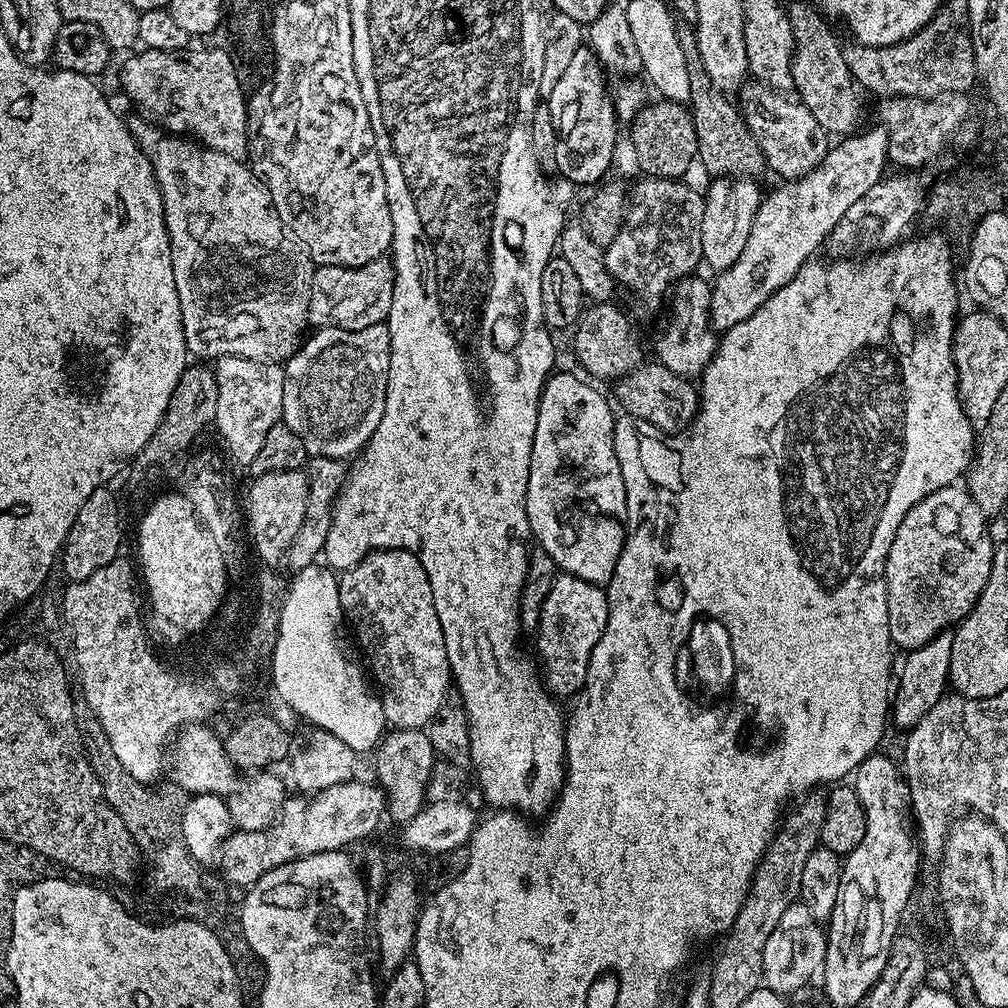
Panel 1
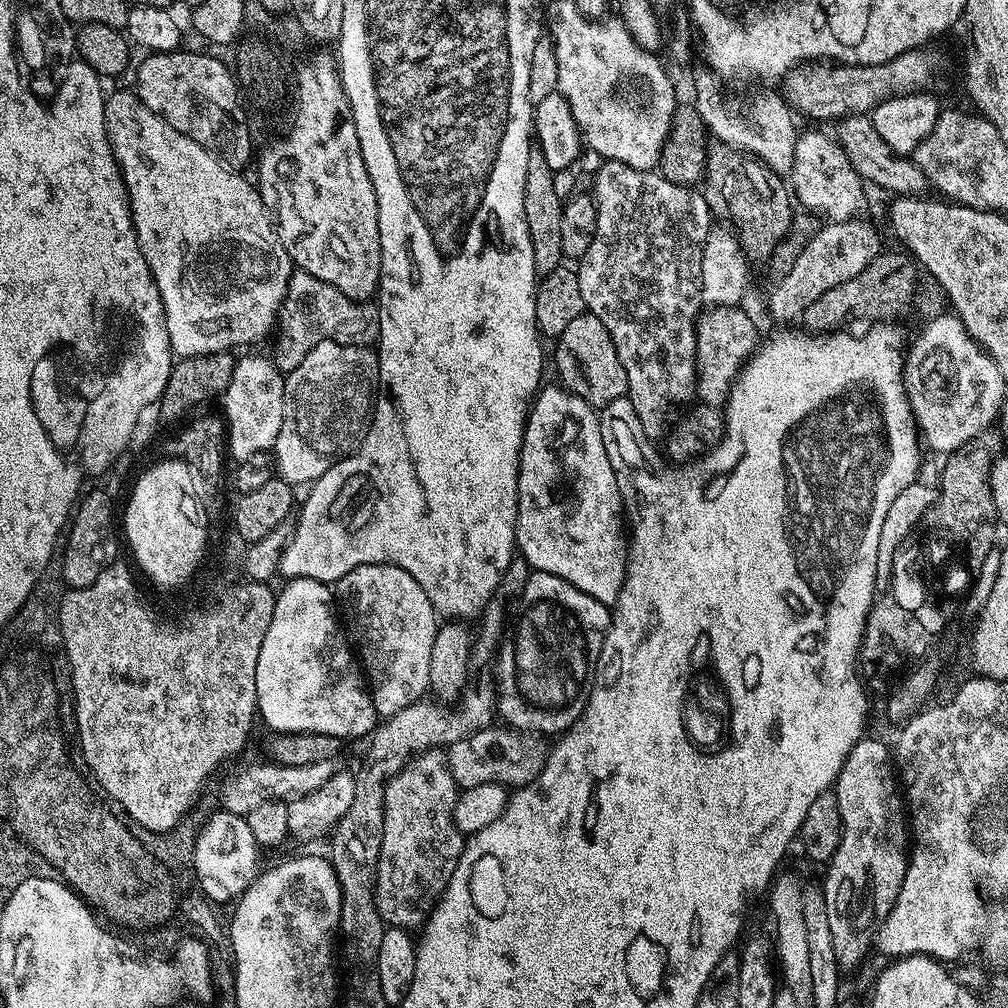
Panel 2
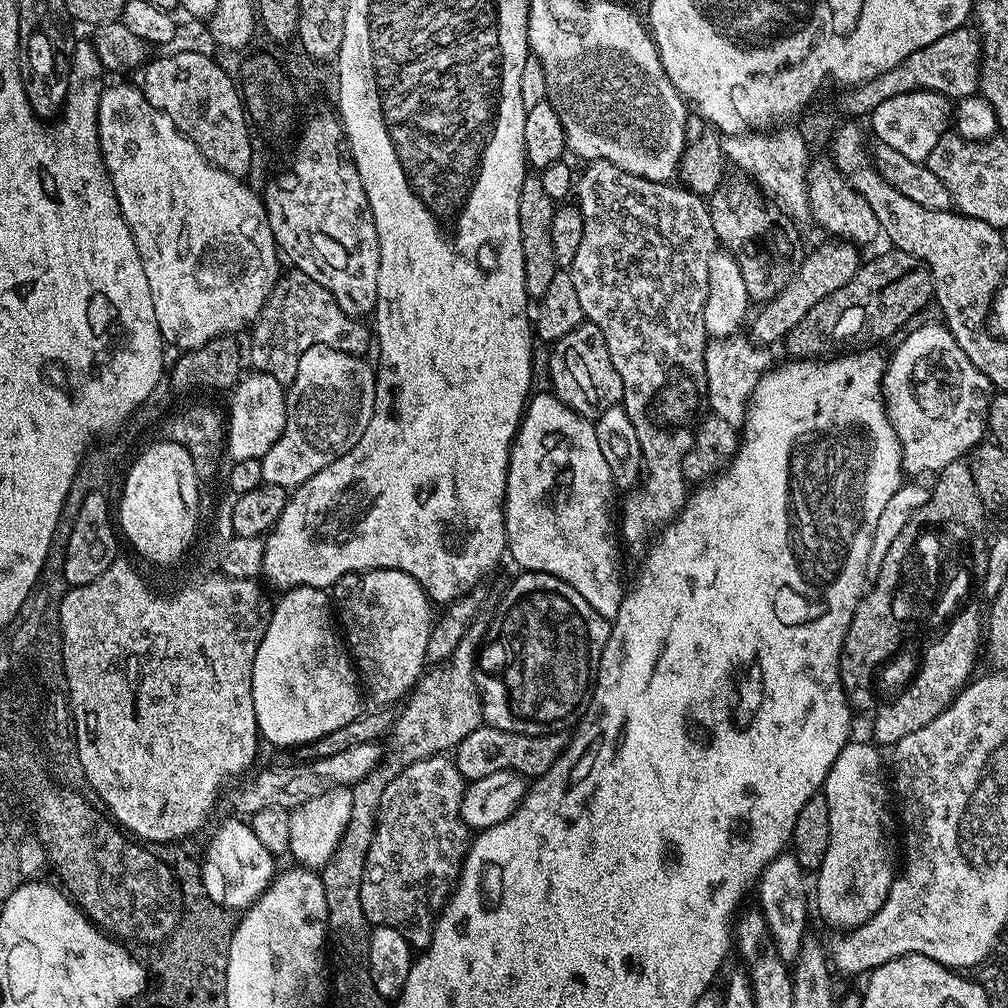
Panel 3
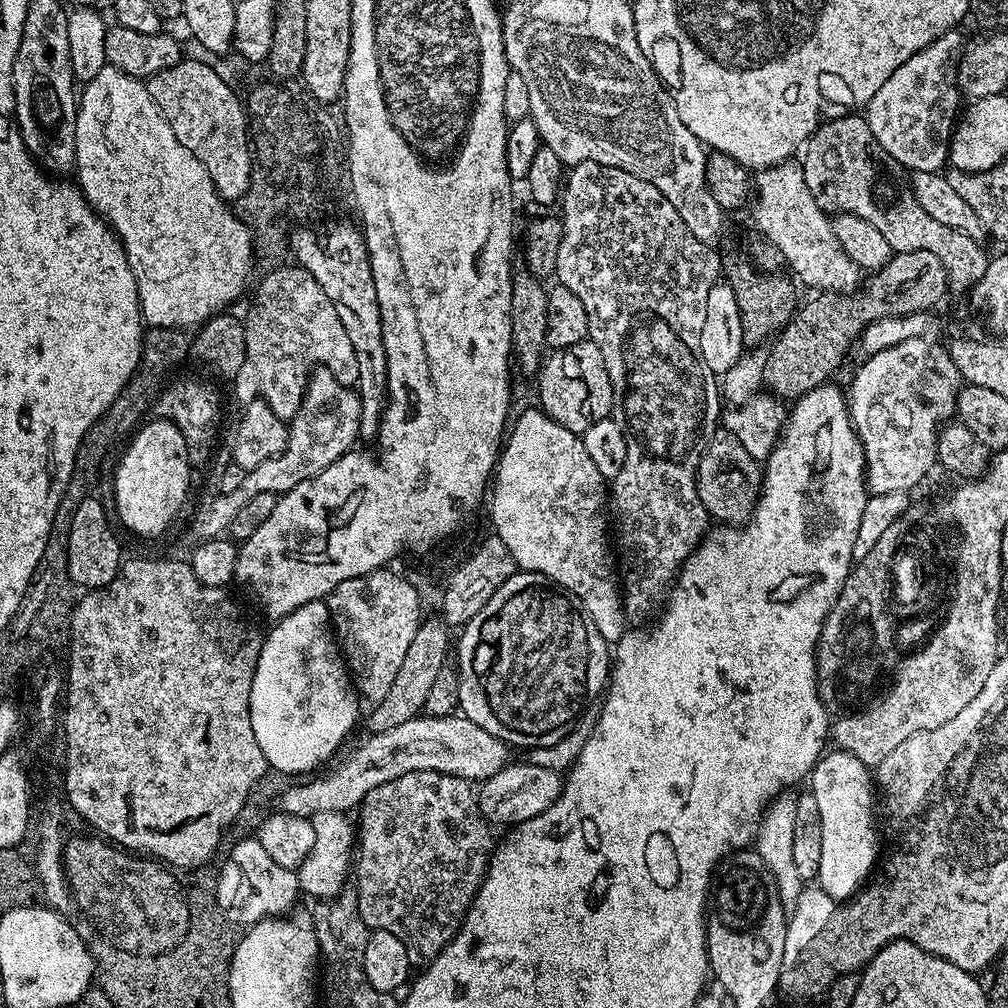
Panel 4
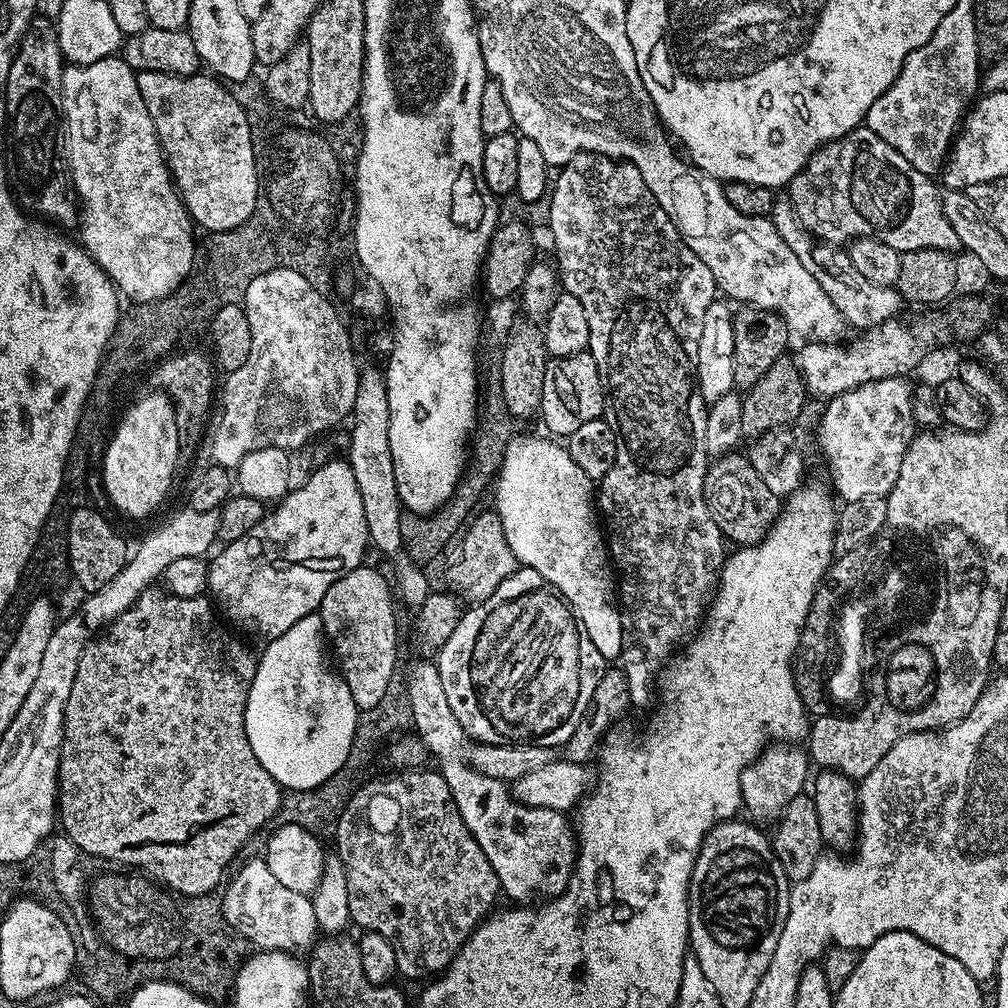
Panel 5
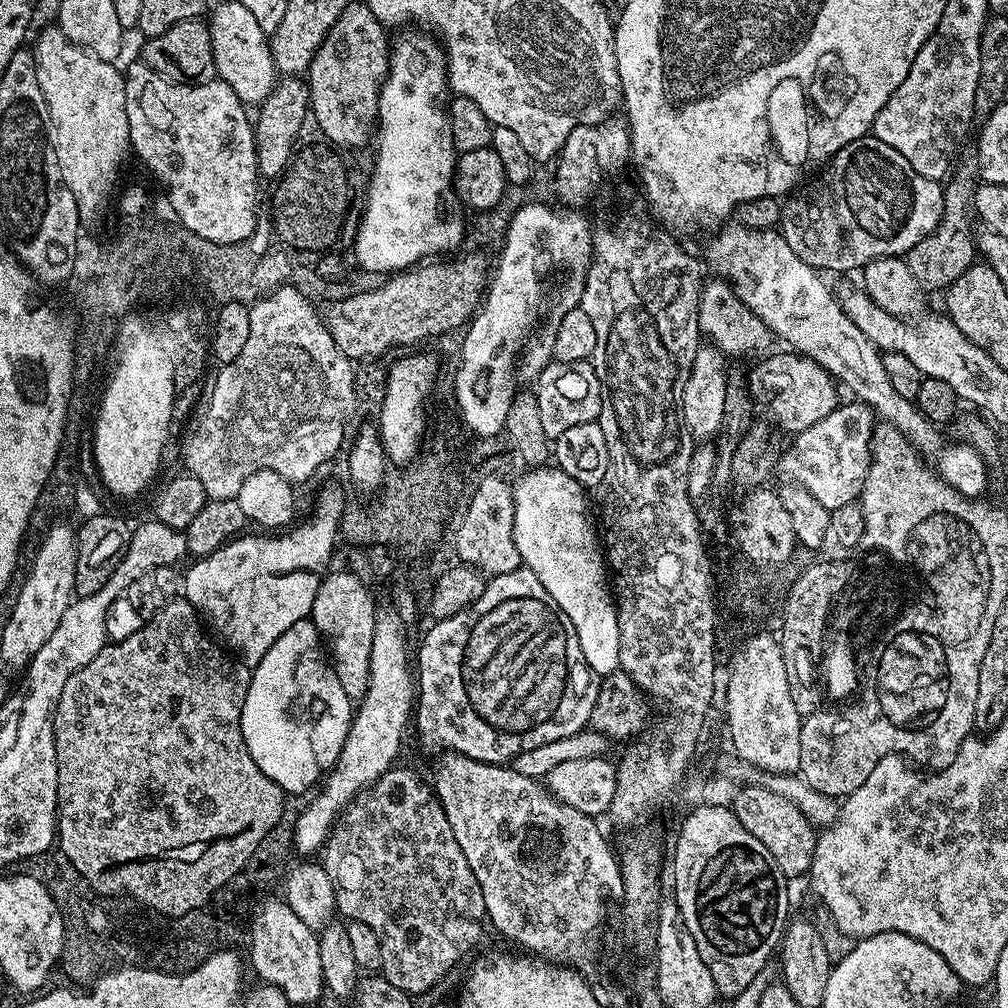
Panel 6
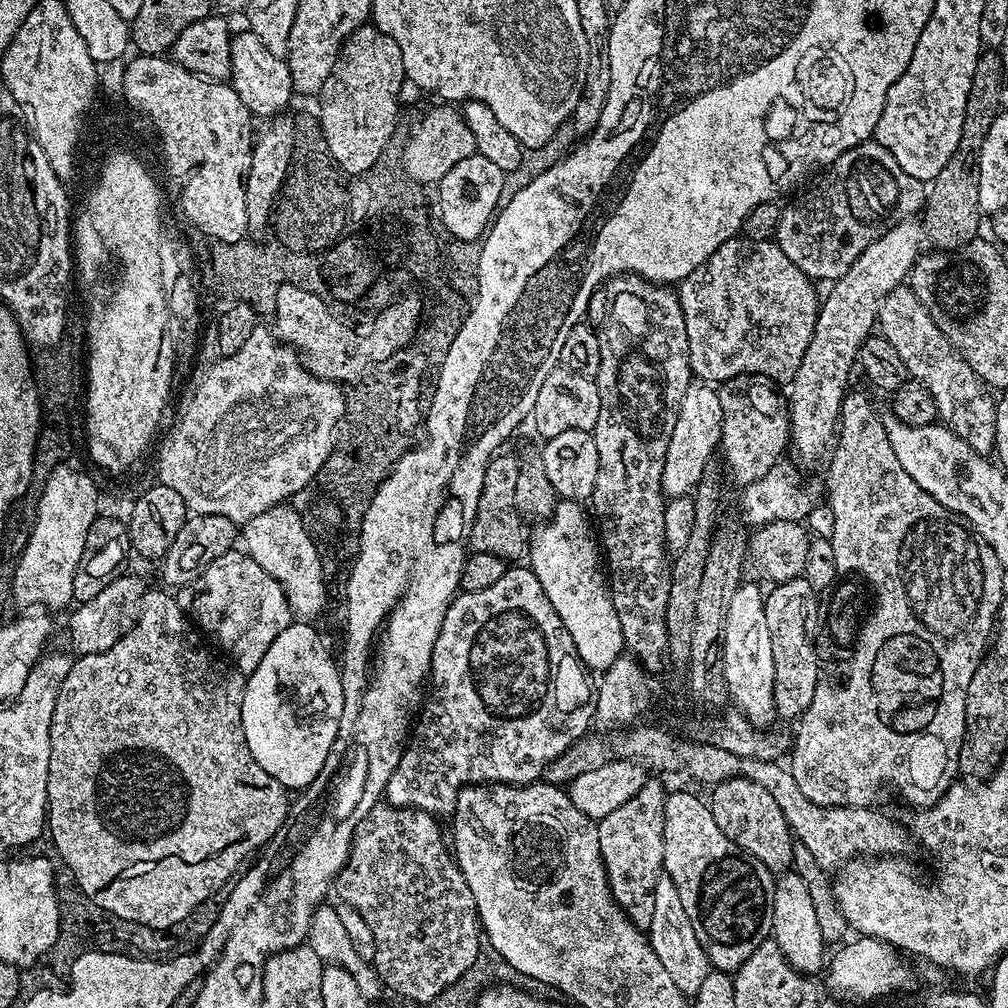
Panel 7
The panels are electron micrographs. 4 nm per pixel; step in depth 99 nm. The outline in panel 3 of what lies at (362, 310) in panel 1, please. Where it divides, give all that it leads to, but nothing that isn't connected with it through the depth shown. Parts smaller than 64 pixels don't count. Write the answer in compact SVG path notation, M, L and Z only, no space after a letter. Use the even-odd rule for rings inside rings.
M295 270L281 275L272 285L272 293L266 298L259 316L251 325L252 345L246 352L252 355L251 367L257 372L265 372L282 385L292 383L294 374L298 374L298 358L315 344L328 344L348 352L351 356L363 357L370 344L370 332L363 328L359 319L347 316L338 306L338 302L314 278Z

